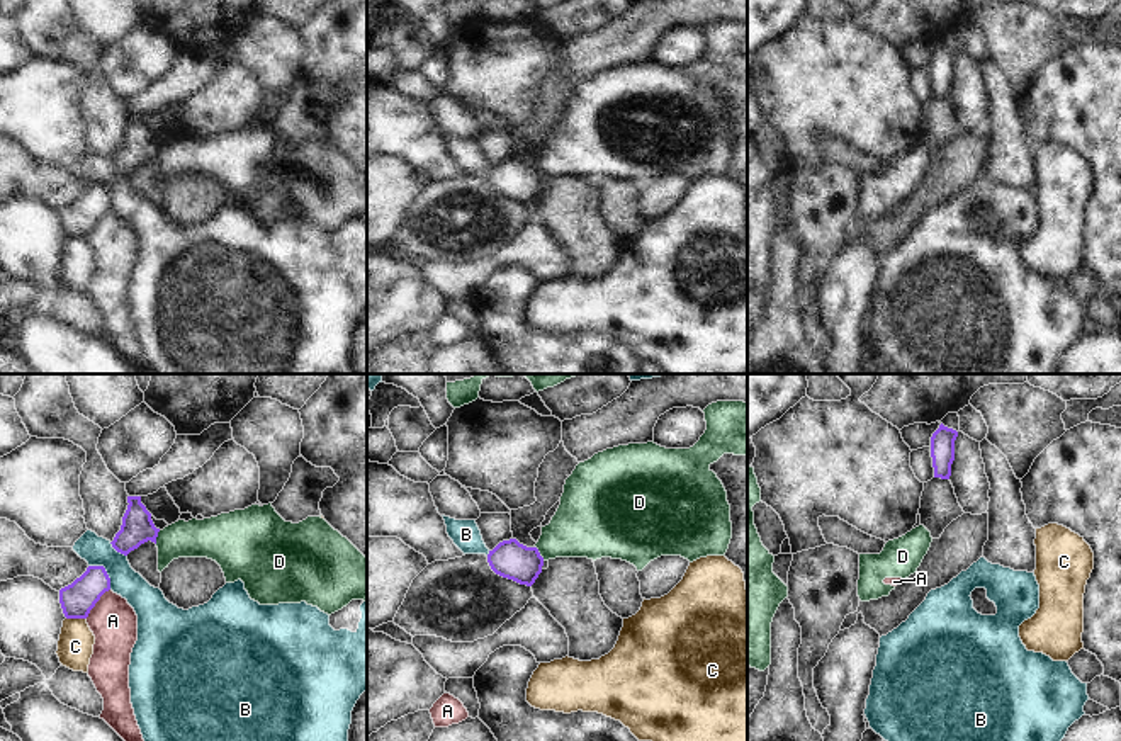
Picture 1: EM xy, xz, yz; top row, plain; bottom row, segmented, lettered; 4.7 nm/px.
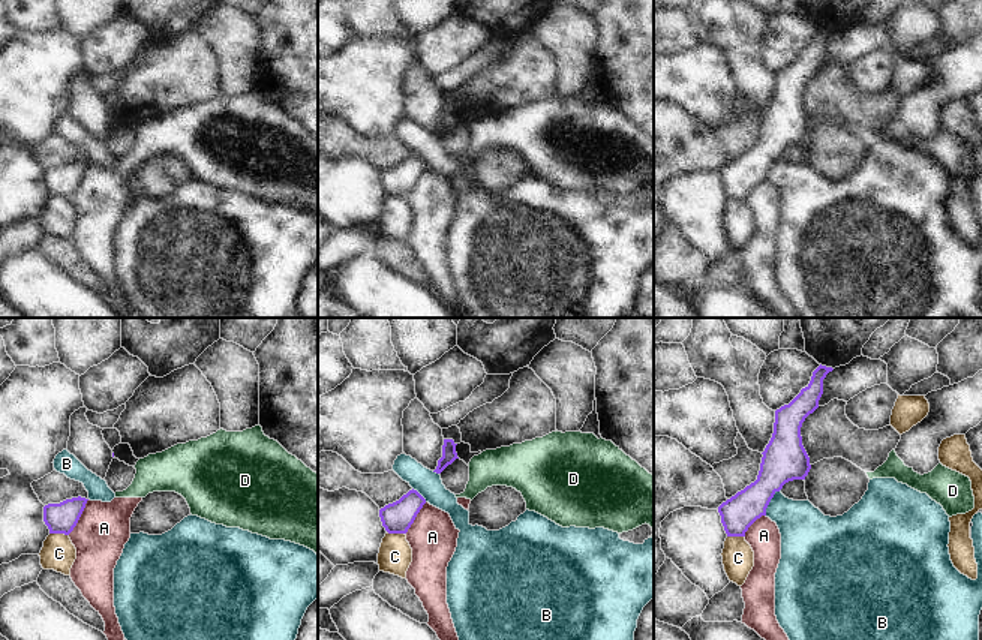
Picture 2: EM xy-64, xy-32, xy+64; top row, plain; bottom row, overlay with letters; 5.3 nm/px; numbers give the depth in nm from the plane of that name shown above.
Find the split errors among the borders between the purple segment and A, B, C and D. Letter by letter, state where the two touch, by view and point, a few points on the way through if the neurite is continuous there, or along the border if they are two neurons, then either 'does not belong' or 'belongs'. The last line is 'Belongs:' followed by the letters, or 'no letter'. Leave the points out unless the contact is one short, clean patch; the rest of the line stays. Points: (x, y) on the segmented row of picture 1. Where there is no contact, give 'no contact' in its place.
A: contact xy (95, 602); border xy (109, 588), (85, 617); does not belong
B: contact xy (106, 571); border xy (89, 565), (101, 565), (104, 568), (111, 588); does not belong
C: contact xy (77, 617); does not belong
D: contact xz (539, 553); border xz (535, 546), (544, 559); does not belong
Belongs: no letter

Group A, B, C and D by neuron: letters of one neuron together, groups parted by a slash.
A D / B / C

